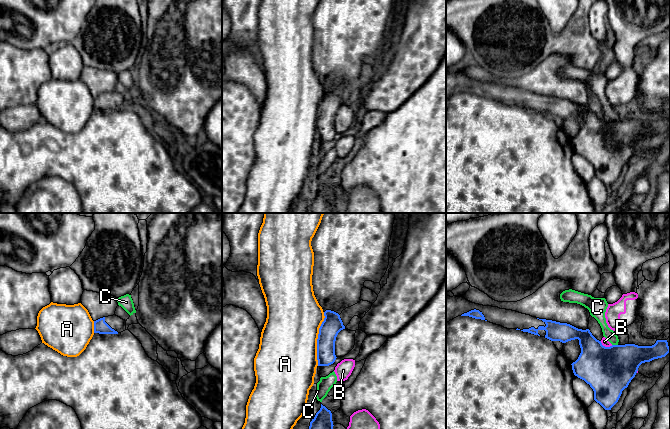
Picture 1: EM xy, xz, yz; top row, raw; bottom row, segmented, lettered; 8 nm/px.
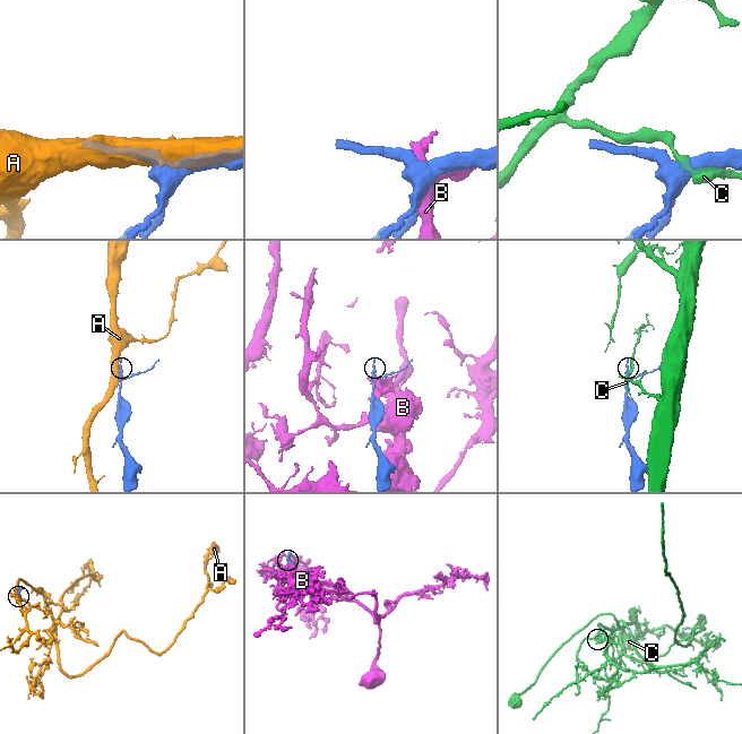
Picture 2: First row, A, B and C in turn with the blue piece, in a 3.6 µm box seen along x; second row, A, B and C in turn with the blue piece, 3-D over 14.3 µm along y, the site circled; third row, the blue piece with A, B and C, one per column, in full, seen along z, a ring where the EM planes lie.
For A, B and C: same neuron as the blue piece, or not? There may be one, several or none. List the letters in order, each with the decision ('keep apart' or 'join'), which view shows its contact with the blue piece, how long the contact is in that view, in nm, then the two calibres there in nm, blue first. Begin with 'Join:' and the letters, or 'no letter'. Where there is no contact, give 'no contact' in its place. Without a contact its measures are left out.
Join: no letter
A: keep apart; meets blue in xz; contact 440 nm long; 160 nm thick on the blue side, 460 nm on the other
B: keep apart; meets blue in yz; contact 110 nm long; 380 nm thick on the blue side, 60 nm on the other
C: keep apart; meets blue in yz; contact 50 nm long; 380 nm thick on the blue side, 90 nm on the other

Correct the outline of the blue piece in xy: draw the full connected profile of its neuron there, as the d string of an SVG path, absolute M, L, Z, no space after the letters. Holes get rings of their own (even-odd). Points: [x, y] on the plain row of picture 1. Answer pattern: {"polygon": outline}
{"polygon": "M113 91L94 97L94 109L118 110L126 106L126 97Z"}

